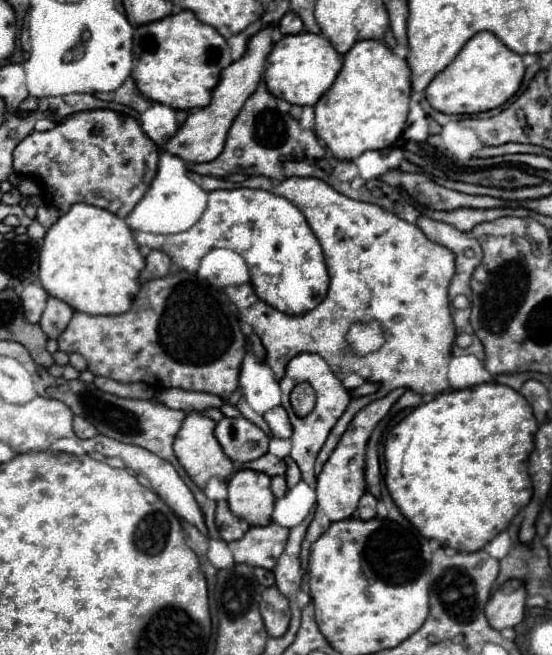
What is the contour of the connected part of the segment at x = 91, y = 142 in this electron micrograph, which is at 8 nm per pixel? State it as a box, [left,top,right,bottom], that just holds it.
[13,110,157,218]

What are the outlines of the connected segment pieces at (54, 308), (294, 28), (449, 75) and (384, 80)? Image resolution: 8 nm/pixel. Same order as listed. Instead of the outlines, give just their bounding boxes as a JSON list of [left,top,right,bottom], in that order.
[[39,298,73,338],[279,12,303,36],[425,34,525,114],[315,40,411,160]]

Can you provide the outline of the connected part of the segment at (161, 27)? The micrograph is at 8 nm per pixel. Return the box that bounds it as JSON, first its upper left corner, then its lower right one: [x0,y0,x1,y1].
[133,10,231,110]

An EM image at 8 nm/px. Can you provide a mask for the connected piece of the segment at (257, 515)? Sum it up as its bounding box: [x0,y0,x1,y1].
[229,470,275,526]

